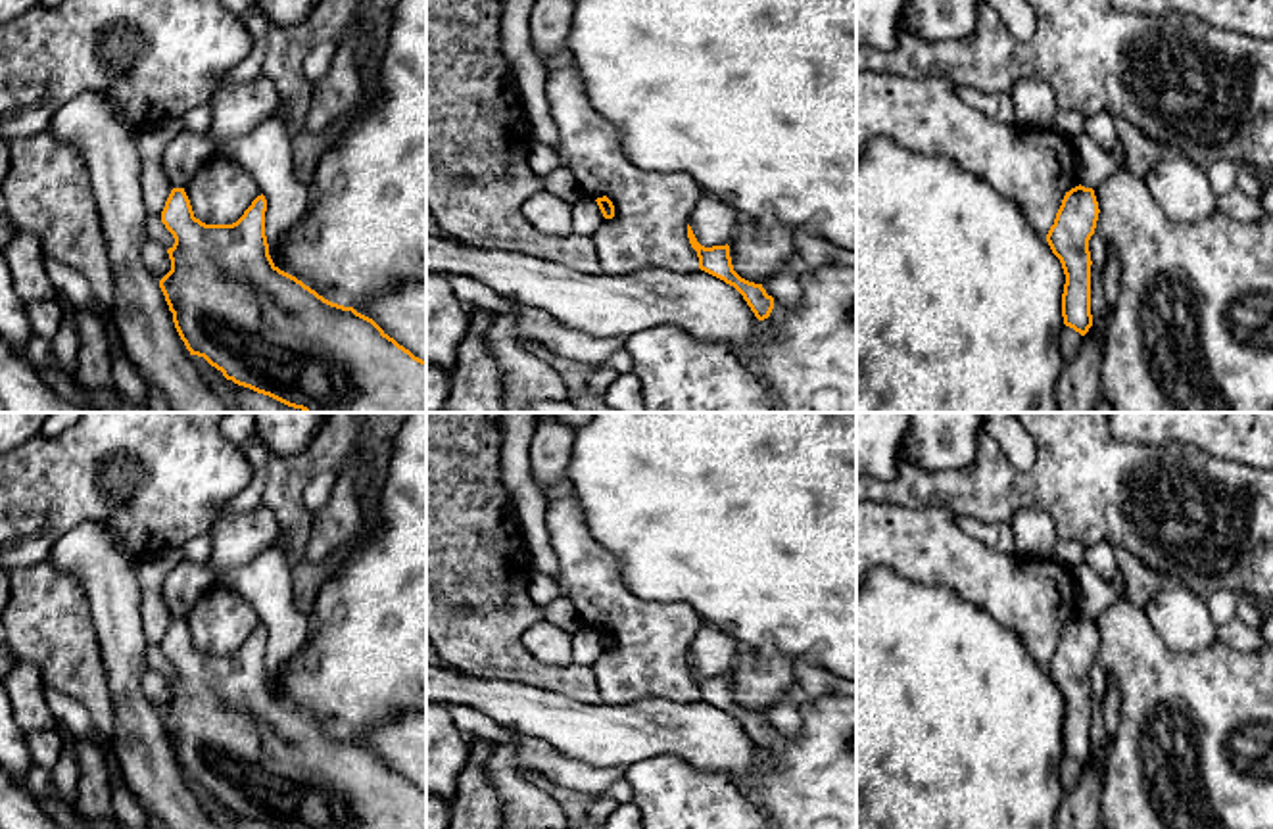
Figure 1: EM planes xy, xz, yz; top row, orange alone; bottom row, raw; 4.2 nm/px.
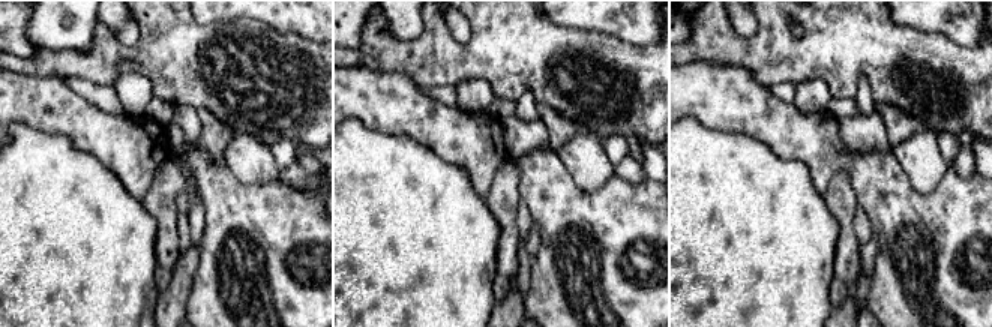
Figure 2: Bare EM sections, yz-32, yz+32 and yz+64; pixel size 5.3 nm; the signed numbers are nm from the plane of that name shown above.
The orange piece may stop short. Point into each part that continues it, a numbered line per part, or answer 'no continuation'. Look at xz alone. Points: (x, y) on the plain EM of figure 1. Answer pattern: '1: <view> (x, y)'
no continuation

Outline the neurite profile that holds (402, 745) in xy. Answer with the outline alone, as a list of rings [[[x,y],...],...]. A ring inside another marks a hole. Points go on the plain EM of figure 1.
[[[407,710],[396,722],[355,735],[355,741],[372,748],[384,764],[426,791],[426,712]]]

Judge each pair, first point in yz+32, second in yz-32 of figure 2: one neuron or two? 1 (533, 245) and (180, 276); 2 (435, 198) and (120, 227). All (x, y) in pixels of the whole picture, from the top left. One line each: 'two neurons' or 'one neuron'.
1: two neurons
2: one neuron

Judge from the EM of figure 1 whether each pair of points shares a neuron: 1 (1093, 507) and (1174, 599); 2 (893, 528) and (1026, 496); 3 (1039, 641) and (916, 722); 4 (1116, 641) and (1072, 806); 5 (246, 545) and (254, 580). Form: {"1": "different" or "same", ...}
{"1": "different", "2": "different", "3": "different", "4": "different", "5": "different"}

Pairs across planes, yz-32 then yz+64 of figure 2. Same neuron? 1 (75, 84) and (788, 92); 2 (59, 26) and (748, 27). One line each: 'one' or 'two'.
1: one
2: one

